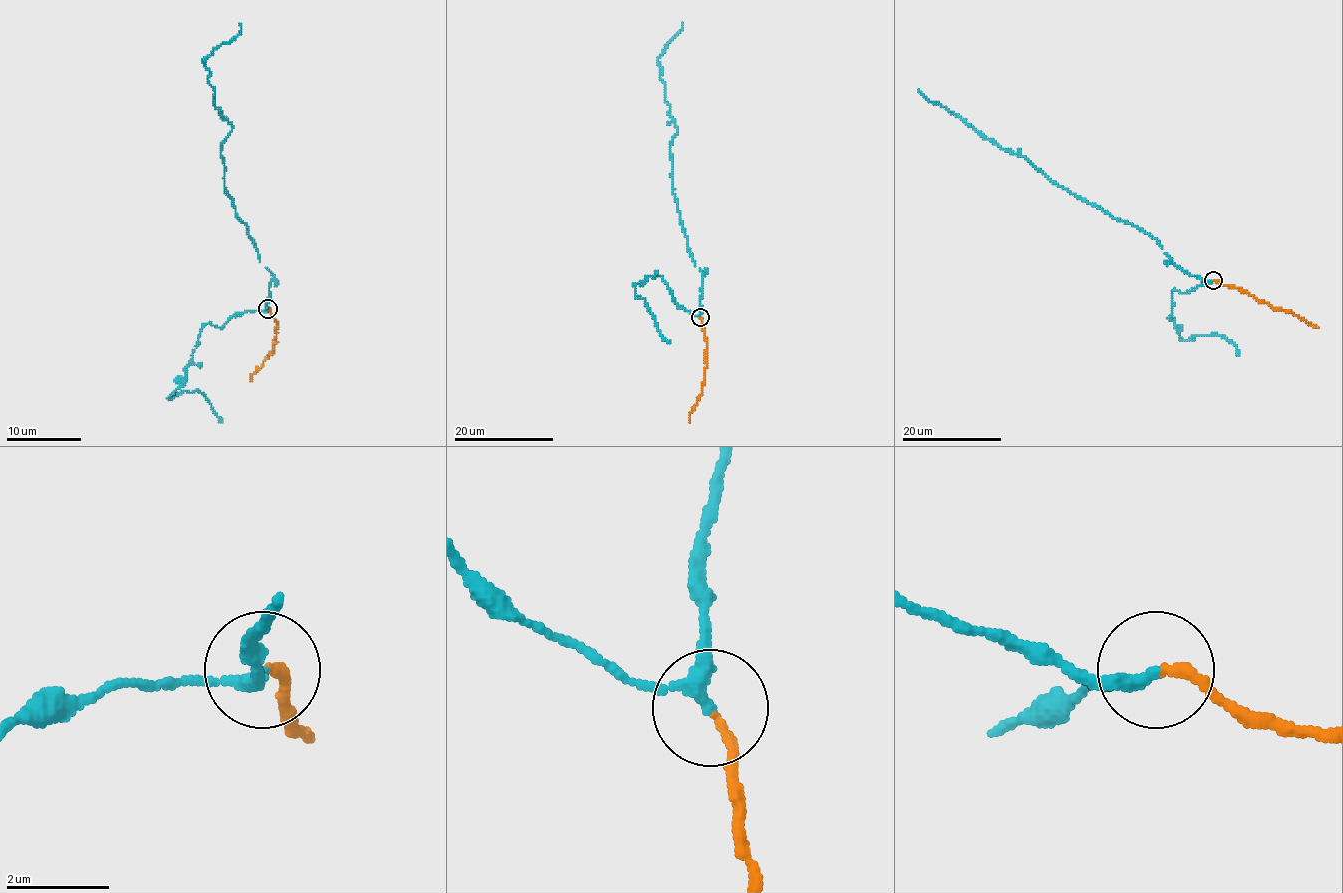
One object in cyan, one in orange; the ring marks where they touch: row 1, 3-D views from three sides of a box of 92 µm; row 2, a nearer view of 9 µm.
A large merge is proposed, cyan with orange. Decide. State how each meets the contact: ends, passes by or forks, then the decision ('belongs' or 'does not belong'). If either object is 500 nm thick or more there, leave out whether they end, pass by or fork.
cyan passes by; orange ends there; belongs

